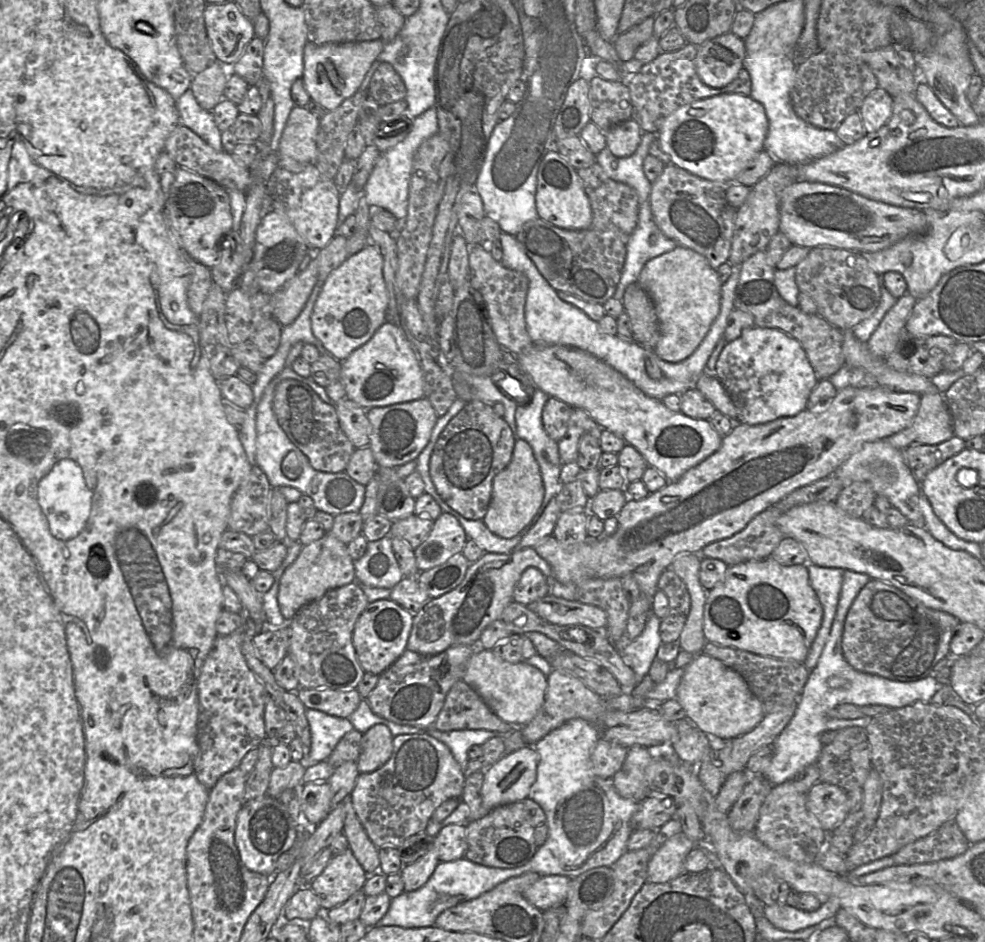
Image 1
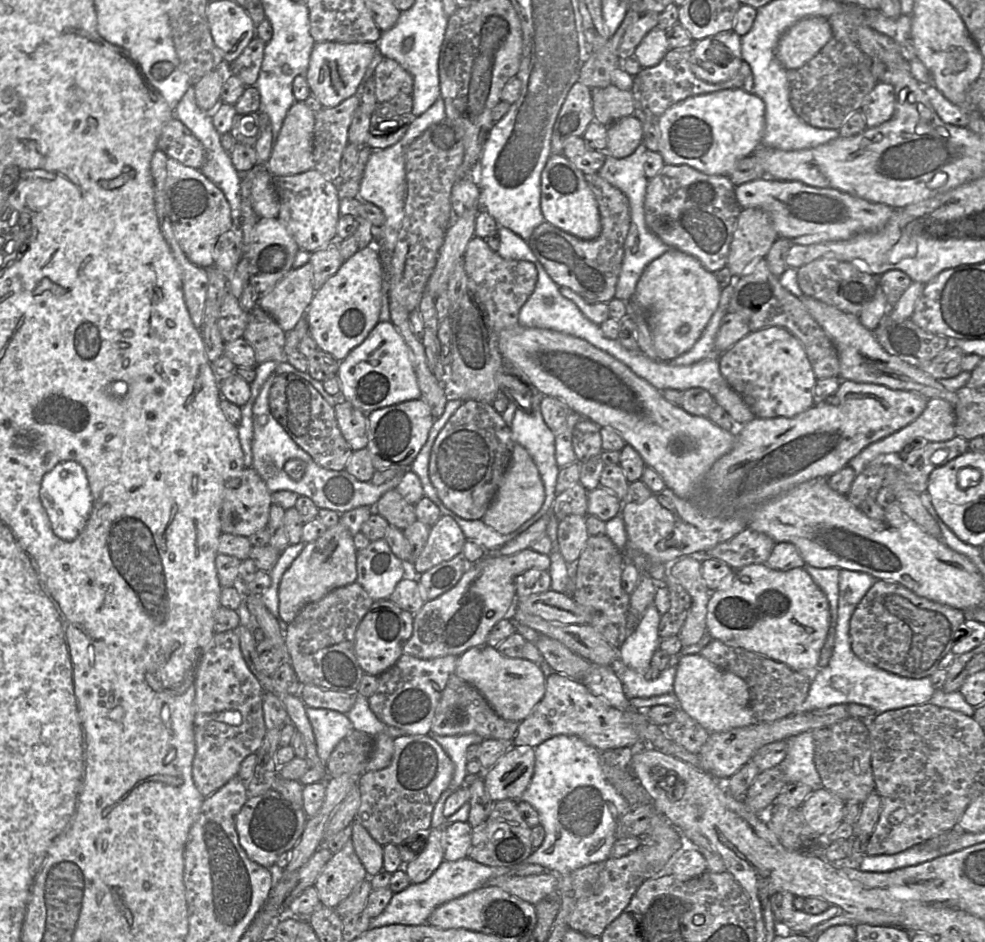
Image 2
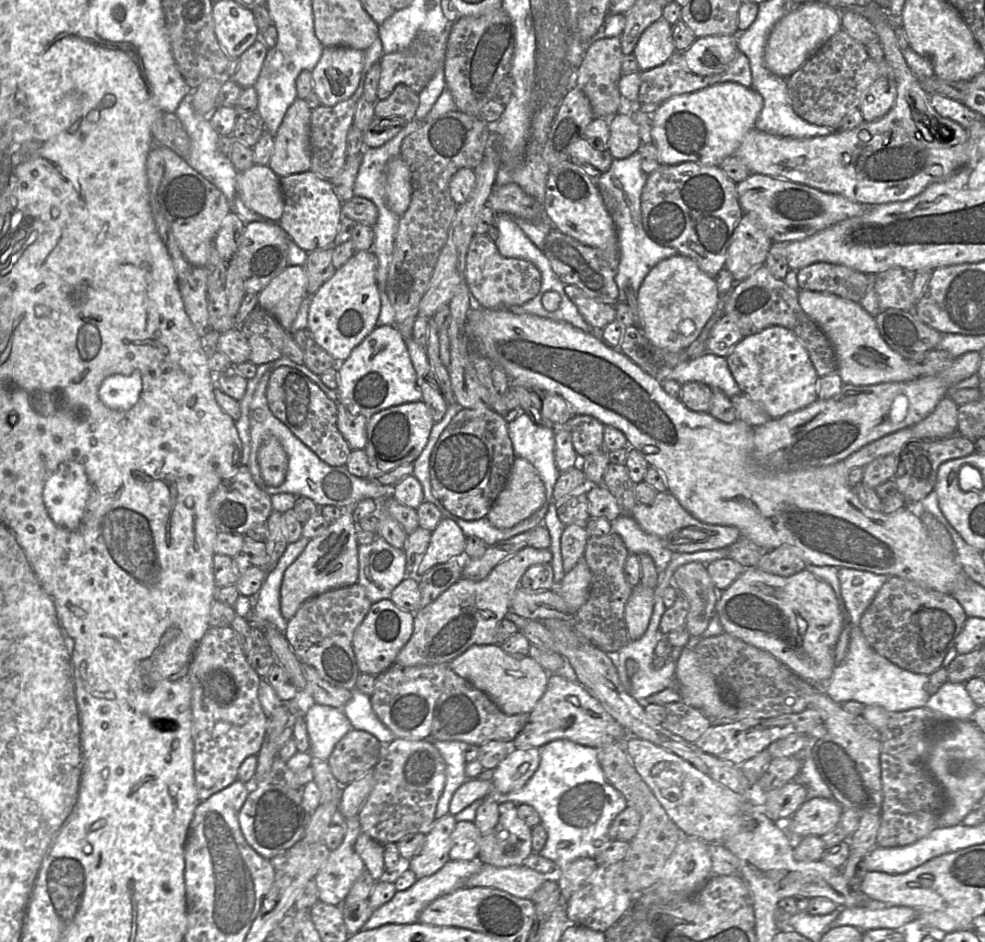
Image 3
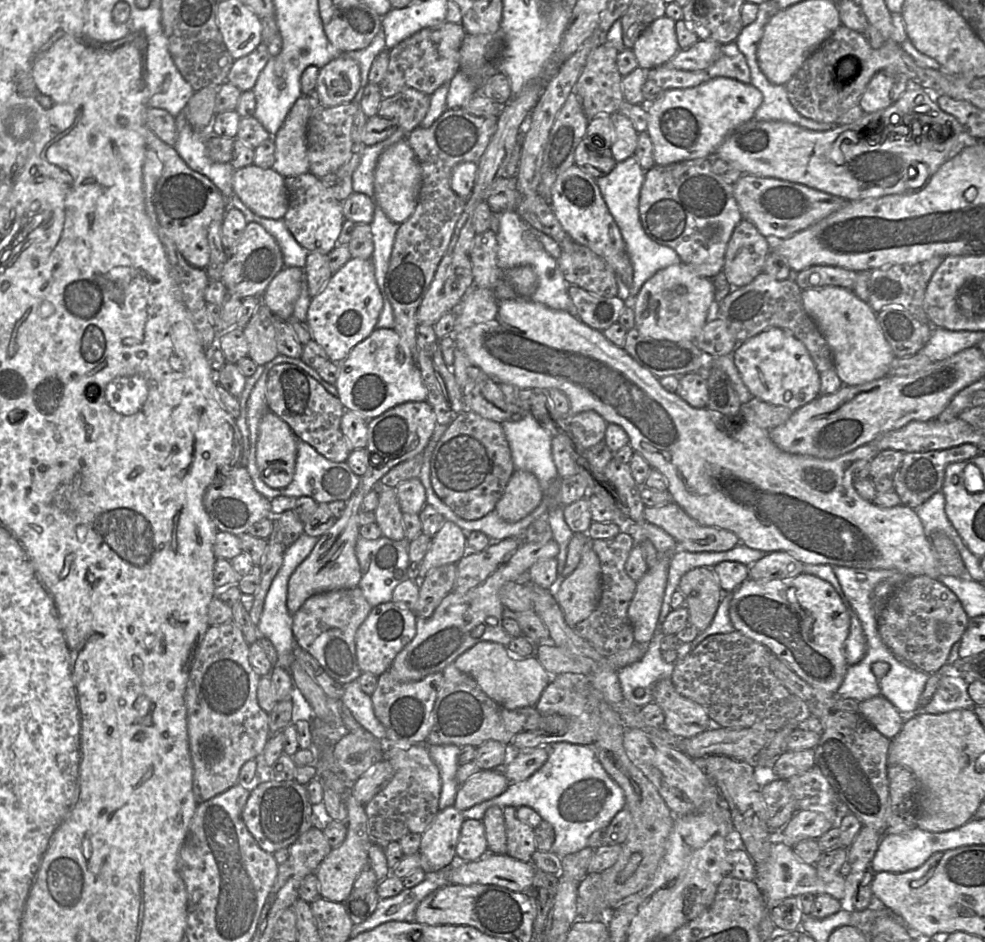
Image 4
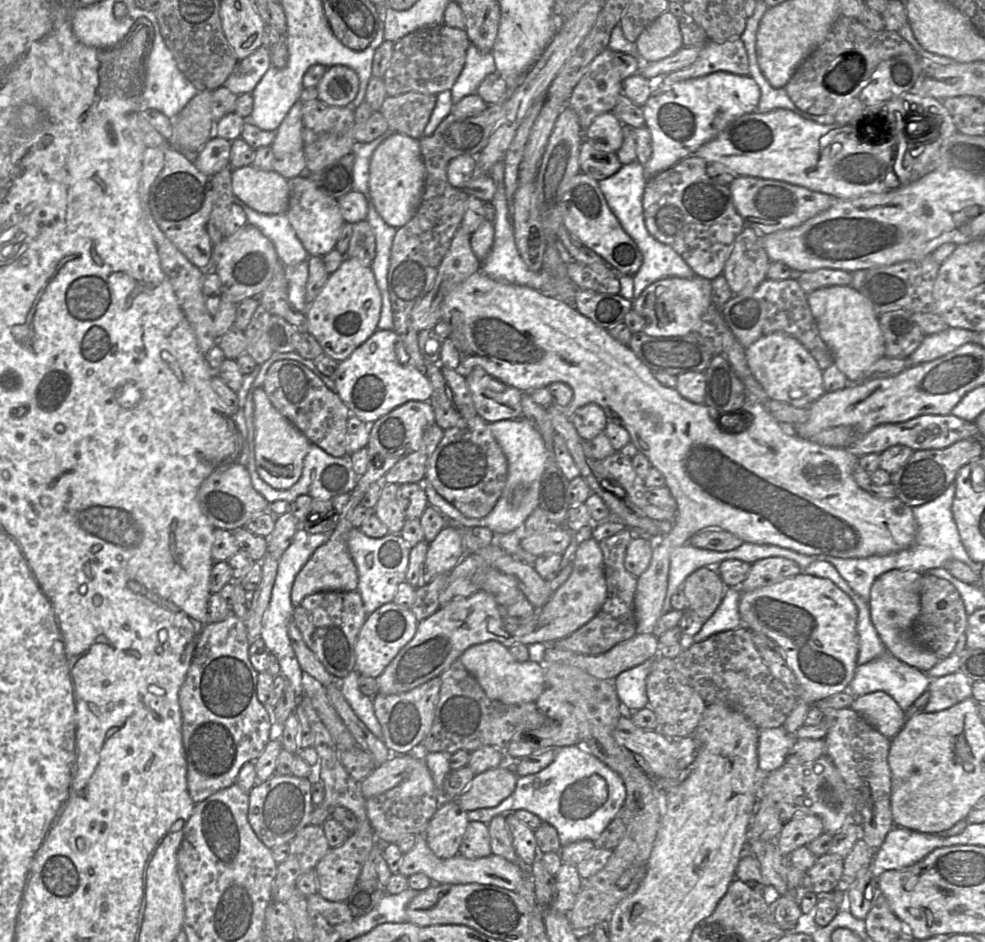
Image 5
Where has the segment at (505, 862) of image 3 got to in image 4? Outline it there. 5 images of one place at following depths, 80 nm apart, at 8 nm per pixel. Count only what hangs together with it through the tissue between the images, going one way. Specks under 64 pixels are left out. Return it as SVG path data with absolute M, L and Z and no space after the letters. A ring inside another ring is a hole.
M503 808L507 837L507 852L511 858L530 863L536 851L534 828L522 822L516 816L516 808Z

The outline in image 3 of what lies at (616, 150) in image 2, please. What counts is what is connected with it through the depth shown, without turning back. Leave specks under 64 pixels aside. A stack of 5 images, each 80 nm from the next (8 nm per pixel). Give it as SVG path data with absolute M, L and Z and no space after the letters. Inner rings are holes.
M616 113L609 119L610 138L607 150L614 159L624 159L635 153L642 141L639 127L630 114Z

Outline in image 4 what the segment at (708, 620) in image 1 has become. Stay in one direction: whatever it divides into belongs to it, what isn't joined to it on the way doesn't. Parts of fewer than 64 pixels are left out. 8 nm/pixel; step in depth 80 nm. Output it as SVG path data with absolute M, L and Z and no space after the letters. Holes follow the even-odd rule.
M804 572L787 579L748 578L732 592L729 617L736 631L764 645L805 682L830 694L836 694L849 666L845 643L851 621L847 607L831 583Z

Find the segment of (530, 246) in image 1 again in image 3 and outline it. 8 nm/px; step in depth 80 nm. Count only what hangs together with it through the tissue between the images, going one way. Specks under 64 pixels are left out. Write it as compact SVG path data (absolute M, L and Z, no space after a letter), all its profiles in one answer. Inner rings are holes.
M553 227L546 235L542 252L548 258L553 271L564 284L578 287L586 296L598 302L612 304L618 302L618 287L615 276L620 263L620 248L617 229L616 244L606 248L596 248L587 246Z

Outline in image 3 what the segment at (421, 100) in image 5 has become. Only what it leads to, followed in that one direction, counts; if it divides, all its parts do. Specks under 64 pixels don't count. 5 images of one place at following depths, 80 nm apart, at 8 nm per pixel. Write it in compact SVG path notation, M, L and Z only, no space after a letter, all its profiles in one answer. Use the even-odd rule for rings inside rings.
M404 84L395 87L391 95L375 103L375 117L403 119L411 122L419 106L419 94Z

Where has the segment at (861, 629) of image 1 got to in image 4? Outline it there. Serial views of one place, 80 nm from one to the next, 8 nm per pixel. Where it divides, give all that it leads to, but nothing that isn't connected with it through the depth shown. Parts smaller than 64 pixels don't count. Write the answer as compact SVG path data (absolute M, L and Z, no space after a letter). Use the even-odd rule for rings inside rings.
M926 575L907 577L899 584L878 614L878 631L882 641L901 661L927 674L945 665L952 646L959 642L969 617L958 597L939 579Z

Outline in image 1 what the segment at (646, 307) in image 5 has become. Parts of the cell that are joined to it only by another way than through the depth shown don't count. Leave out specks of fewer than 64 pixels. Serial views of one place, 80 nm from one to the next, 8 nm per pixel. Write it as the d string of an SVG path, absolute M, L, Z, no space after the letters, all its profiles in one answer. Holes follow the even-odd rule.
M678 245L672 251L649 260L640 272L638 284L651 297L658 318L660 338L654 349L655 354L660 359L670 363L685 360L700 345L719 314L722 283L716 269L713 269L701 254Z

